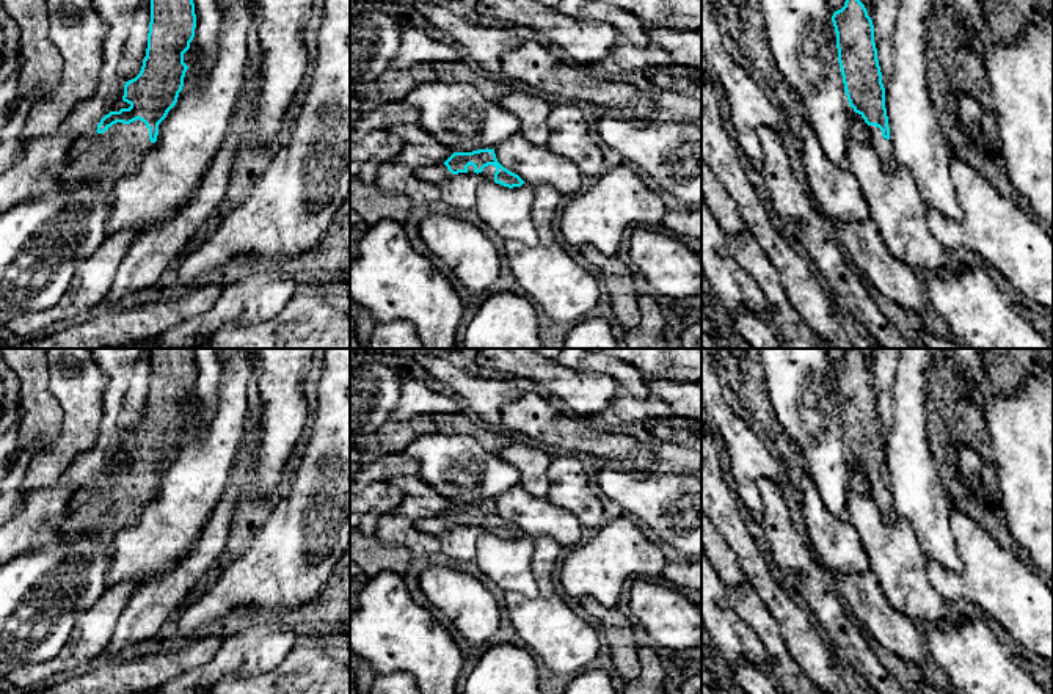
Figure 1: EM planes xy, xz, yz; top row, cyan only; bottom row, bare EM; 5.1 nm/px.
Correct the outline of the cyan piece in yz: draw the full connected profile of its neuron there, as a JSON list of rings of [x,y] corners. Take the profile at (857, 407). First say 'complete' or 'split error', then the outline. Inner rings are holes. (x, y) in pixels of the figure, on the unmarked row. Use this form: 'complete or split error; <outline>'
split error; [[[846,349],[844,358],[833,364],[838,415],[849,457],[869,477],[869,495],[887,523],[896,510],[890,495],[885,460],[885,440],[874,394],[874,377],[857,349]]]

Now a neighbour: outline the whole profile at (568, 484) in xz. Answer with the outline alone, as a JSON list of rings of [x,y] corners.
[[[554,457],[548,469],[548,499],[571,512],[584,528],[599,529],[604,524],[603,502],[593,493],[587,468],[578,457]]]

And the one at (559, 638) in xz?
[[[535,539],[532,573],[538,594],[529,598],[507,592],[505,611],[538,661],[557,674],[579,674],[596,658],[603,639],[598,626],[578,615],[556,592],[554,573],[563,554],[556,539]]]

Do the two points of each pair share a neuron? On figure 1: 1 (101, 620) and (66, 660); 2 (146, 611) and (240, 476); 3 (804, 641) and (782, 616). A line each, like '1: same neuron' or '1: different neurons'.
1: same neuron
2: same neuron
3: same neuron

